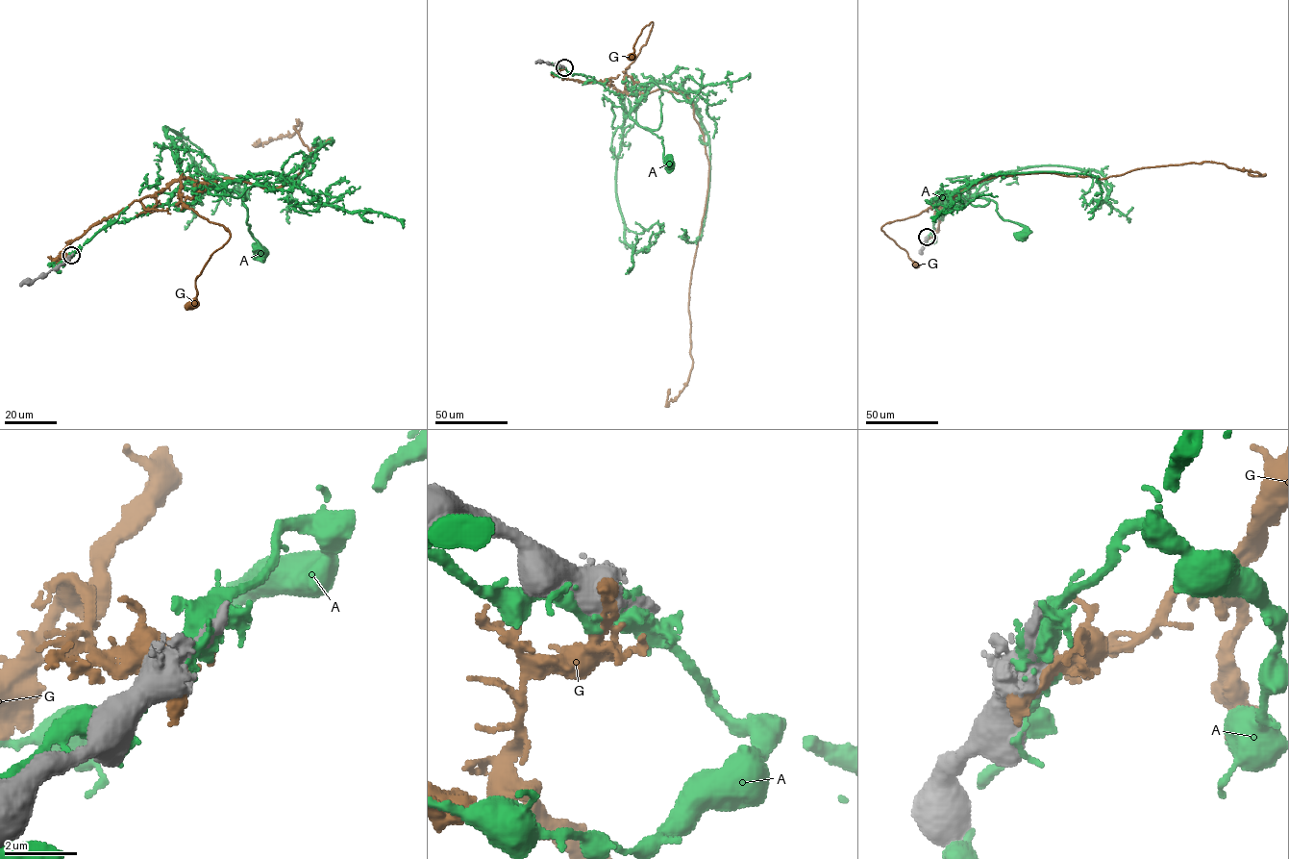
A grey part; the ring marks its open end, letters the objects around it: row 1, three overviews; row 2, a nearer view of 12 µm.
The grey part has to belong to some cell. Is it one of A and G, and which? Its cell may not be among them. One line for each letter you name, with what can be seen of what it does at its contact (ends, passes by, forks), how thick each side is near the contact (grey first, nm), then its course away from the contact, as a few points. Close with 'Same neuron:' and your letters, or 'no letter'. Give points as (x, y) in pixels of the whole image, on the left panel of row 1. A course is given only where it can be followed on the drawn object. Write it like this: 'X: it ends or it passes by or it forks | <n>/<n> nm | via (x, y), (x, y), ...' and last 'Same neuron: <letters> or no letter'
Same neuron: no letter

